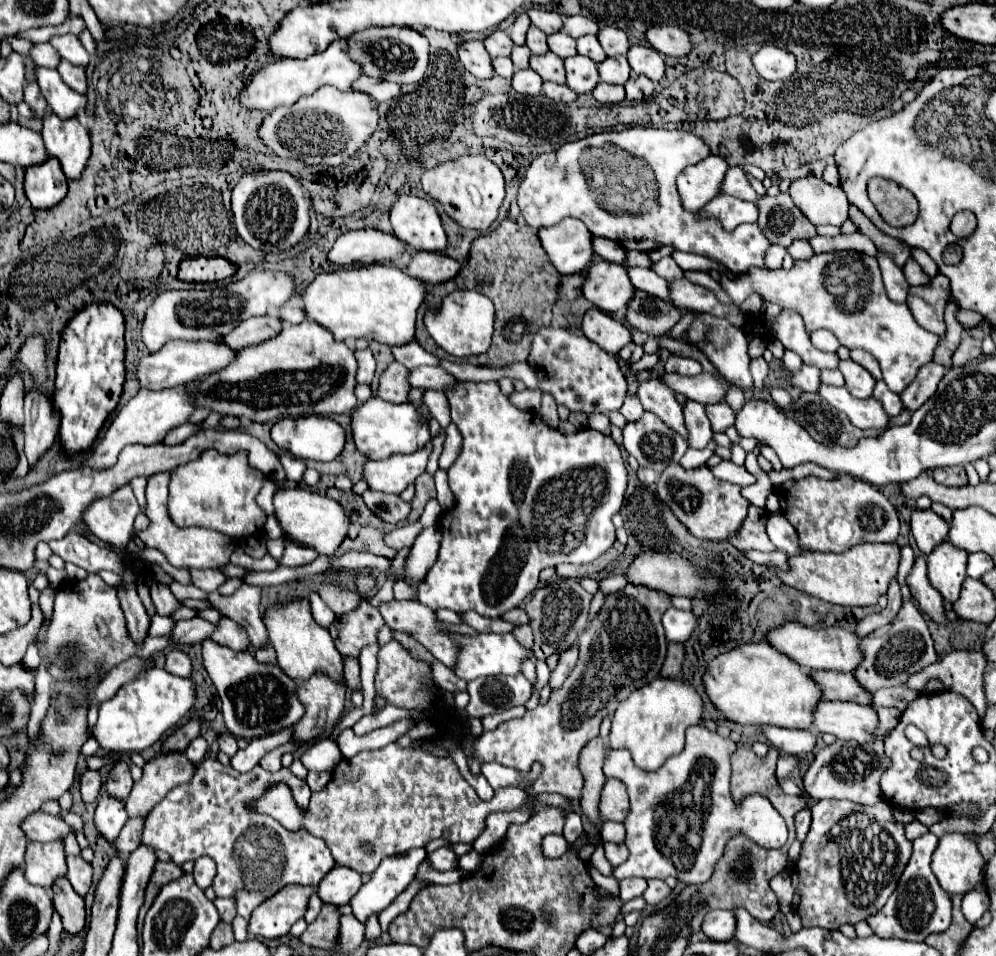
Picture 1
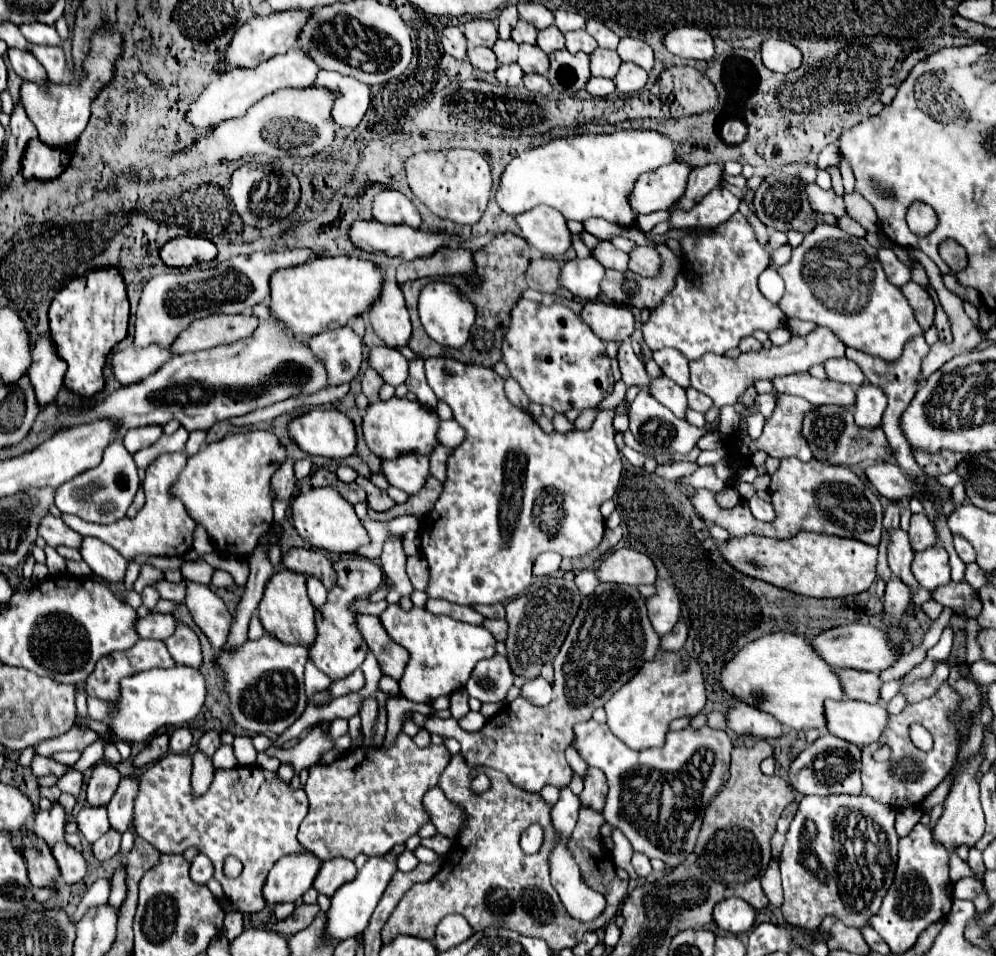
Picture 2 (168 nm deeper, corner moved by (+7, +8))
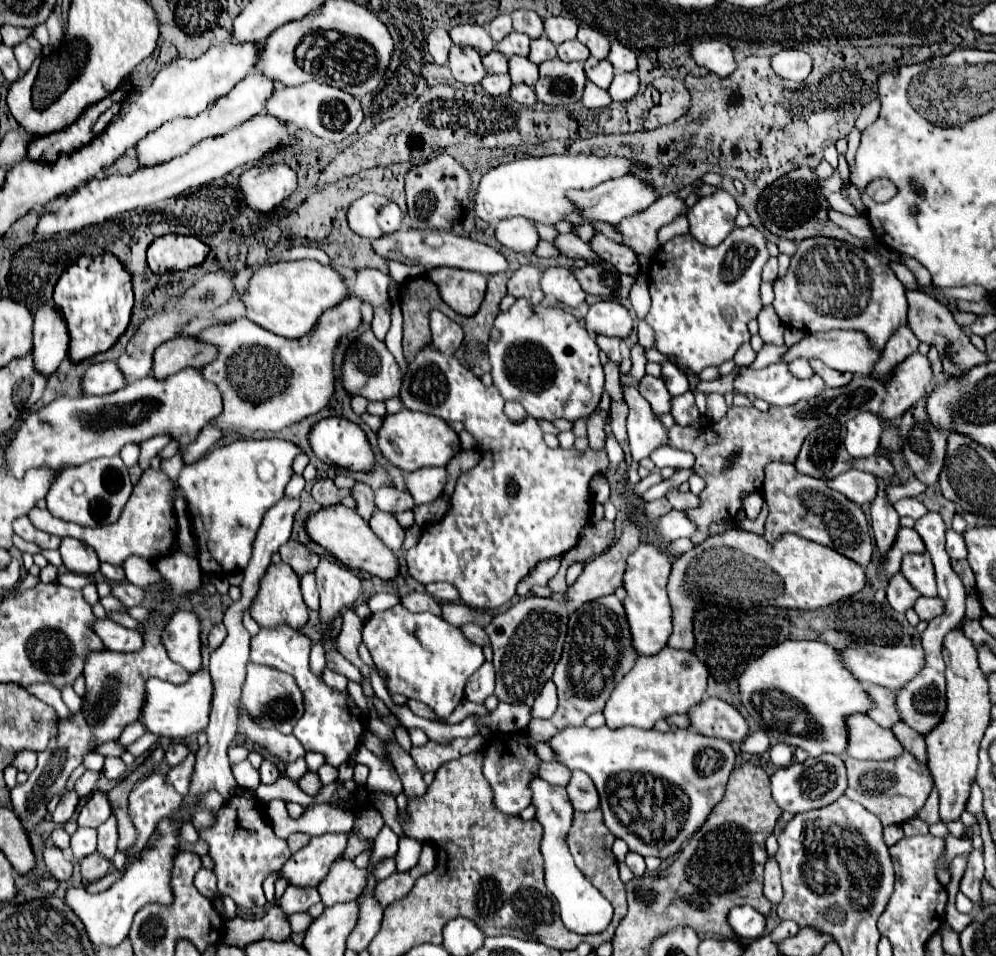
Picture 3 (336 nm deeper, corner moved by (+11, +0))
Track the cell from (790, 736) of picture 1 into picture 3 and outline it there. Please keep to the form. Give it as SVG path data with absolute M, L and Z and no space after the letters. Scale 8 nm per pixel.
M705 698L689 710L691 728L703 736L721 738L727 742L743 742L747 736L747 720L727 702L719 698Z

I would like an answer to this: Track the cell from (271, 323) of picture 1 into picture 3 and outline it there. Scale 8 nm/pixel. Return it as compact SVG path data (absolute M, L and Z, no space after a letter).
M181 336L161 344L153 356L153 374L163 380L187 366L203 368L209 360L217 358L217 348L213 344L201 344L197 336Z

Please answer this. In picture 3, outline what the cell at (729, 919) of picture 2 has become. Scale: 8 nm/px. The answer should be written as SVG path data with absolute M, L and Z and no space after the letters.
M737 906L737 908L729 910L727 924L735 932L735 936L755 940L765 930L765 916L761 916L757 910L753 910L749 906Z

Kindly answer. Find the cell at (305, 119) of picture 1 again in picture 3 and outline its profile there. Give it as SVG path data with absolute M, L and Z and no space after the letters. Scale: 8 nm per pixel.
M257 114L249 118L245 124L229 130L225 136L215 136L211 140L203 140L201 144L193 146L183 156L177 156L165 164L155 164L155 168L139 168L133 174L115 174L105 178L93 178L91 182L79 186L75 192L67 196L61 206L55 206L51 212L45 212L37 224L39 234L57 234L61 230L81 230L83 226L97 224L109 220L121 212L145 208L157 204L167 198L175 198L185 190L197 188L211 180L223 178L225 174L233 172L239 166L251 164L261 160L265 154L275 152L281 146L295 146L297 138L295 132L289 130L287 124L281 124L275 116Z

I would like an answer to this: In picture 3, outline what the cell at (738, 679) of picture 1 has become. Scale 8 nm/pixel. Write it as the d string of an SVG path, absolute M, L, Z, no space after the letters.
M785 640L767 648L763 656L745 666L739 694L745 710L757 716L761 730L779 742L807 750L809 756L833 752L845 758L847 728L843 718L871 708L863 684L845 670L837 650L817 640Z

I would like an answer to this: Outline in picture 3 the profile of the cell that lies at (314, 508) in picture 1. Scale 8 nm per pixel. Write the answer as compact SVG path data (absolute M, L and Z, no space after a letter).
M333 504L329 508L321 508L317 512L309 512L303 524L307 536L323 546L335 560L343 562L351 570L367 570L377 578L391 580L397 576L397 556L371 532L369 524L351 508L345 508L343 504Z

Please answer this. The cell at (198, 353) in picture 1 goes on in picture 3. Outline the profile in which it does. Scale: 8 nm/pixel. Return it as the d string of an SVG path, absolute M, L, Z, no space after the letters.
M117 362L93 364L83 376L83 392L93 394L93 396L117 392L125 384L127 384L127 380L125 380L125 376L121 376Z

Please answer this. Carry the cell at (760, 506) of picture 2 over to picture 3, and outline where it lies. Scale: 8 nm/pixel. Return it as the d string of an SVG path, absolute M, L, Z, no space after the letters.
M753 492L753 494L749 494L749 498L745 498L745 502L743 502L743 506L745 506L745 512L747 512L747 518L749 520L755 520L757 516L759 516L759 512L761 512L761 496L757 494L757 492Z

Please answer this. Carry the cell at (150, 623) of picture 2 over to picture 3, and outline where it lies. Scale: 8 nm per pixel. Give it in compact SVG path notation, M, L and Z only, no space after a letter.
M97 620L93 630L99 634L105 648L109 648L109 650L137 652L137 648L141 648L141 644L145 644L141 630L129 630L111 620Z

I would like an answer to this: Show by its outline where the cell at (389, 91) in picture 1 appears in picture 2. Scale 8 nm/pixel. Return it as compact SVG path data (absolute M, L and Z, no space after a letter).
M321 70L313 82L315 88L327 88L337 94L331 118L341 128L355 128L363 120L369 108L369 86L353 80L351 76L341 76L337 72Z

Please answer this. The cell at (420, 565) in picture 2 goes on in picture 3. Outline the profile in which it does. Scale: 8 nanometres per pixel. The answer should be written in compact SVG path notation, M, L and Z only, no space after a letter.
M447 582L427 584L425 590L427 590L433 598L437 598L439 602L441 602L441 600L445 600L445 602L459 602L459 594L457 594L457 590L455 590L451 584L447 584Z

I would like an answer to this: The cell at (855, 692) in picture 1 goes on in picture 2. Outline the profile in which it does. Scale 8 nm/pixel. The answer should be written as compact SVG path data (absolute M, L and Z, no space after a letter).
M839 670L841 684L845 688L845 694L851 700L861 700L869 704L879 704L879 688L881 688L881 678L875 672L861 672L861 670Z

